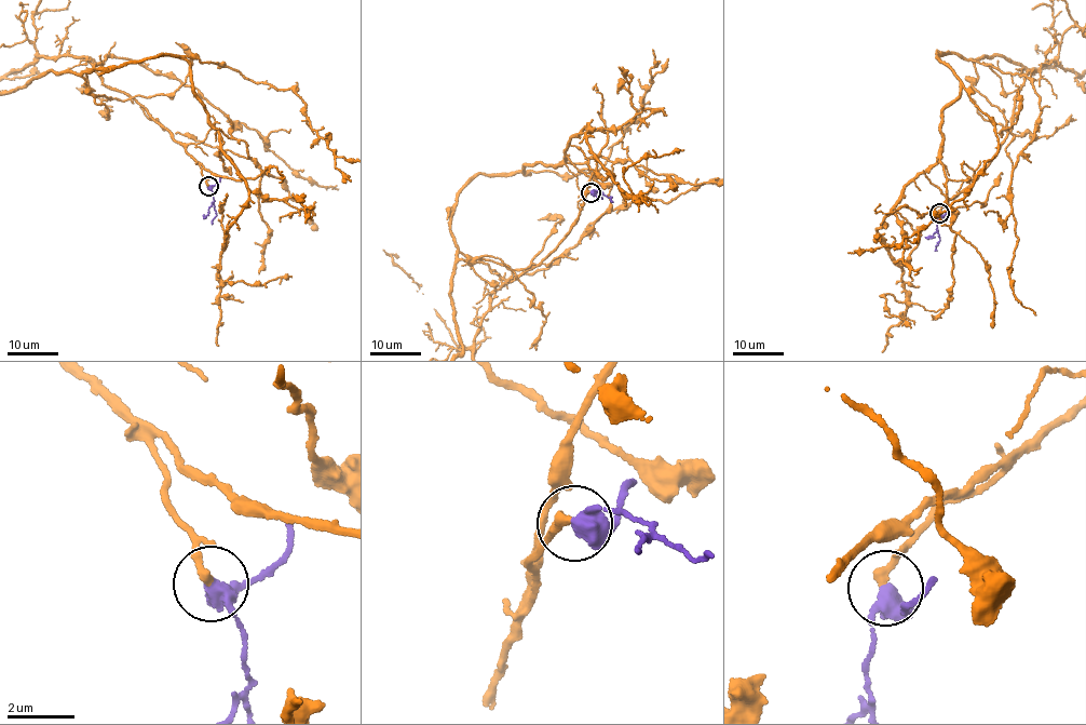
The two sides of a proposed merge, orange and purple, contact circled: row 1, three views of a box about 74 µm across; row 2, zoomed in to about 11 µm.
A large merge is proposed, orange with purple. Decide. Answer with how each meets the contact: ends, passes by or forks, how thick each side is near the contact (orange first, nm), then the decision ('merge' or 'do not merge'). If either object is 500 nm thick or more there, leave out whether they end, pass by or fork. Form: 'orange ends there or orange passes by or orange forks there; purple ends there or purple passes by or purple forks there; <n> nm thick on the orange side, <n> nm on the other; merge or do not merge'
orange ends there; purple passes by; 280 nm thick on the orange side, 440 nm on the other; merge

